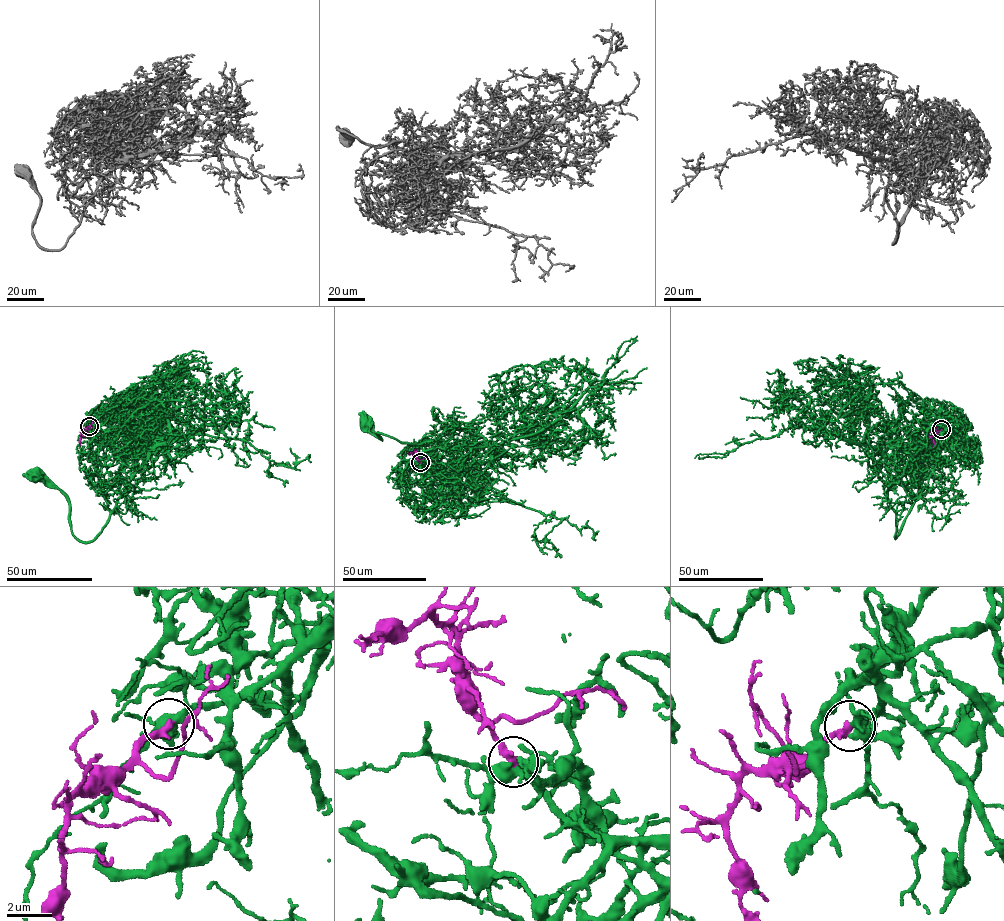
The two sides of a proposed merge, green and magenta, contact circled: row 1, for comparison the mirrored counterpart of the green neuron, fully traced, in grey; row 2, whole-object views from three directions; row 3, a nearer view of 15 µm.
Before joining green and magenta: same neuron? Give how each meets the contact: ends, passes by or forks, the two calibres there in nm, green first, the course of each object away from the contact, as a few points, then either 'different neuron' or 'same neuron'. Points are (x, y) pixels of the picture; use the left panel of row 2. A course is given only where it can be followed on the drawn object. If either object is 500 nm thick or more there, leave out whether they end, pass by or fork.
green forks there; magenta ends there; 380 nm thick on the green side, 360 nm on the other; green runs (89, 425), (103, 416), (124, 420), (147, 456), (100, 534), (78, 540), (66, 497), (34, 474); magenta runs (88, 425), (81, 432), (80, 445); same neuron

